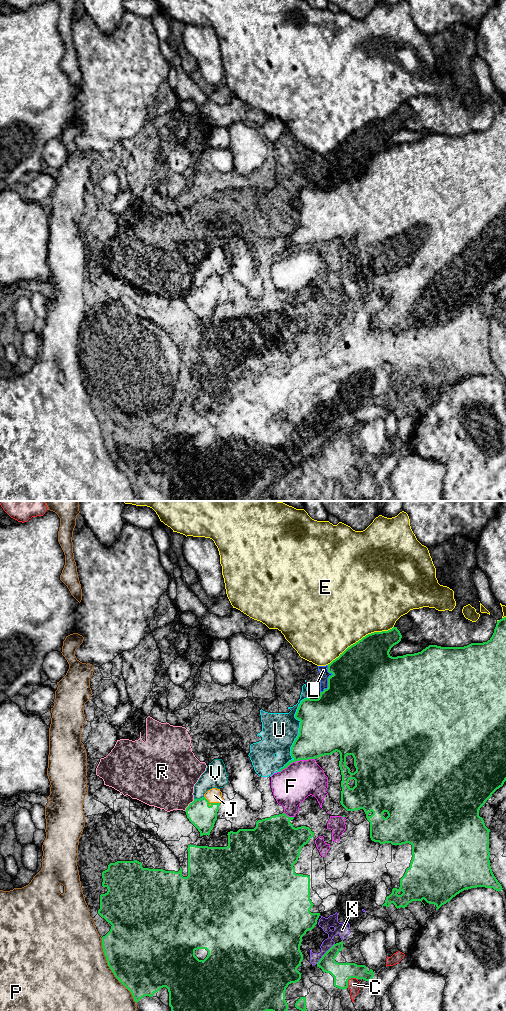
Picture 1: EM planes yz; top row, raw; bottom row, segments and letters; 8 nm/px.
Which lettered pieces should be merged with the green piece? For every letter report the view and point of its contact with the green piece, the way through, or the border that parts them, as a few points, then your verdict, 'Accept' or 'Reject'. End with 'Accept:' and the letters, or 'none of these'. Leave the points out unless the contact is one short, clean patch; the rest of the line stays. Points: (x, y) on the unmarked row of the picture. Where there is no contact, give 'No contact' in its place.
C: Touches green at yz (349, 466). Reject
E: Touches green at yz (361, 127). Reject
F: Touches green at yz (296, 248). Reject
J: Touches green at yz (212, 291). Path across: yz (200, 302), (212, 291), (214, 283). Accept
K: Touches green at yz (325, 441). Reject
L: Touches green at yz (328, 168). Reject
P: Touches green at yz (112, 459). Reject
R: Touches green at yz (189, 293). Reject
U: Touches green at yz (299, 221). Reject
V: Touches green at yz (198, 287). Boundary: yz (203, 284), (194, 287). Reject
Accept: J

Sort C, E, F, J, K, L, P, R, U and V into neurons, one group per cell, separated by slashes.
C / E / F / J / K / L R U / P / V

